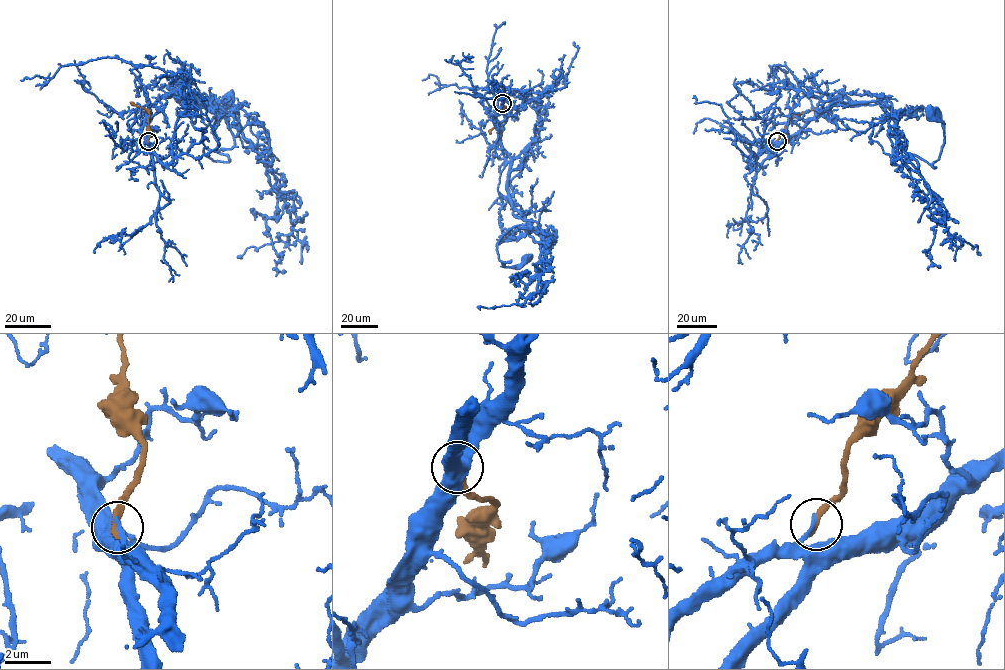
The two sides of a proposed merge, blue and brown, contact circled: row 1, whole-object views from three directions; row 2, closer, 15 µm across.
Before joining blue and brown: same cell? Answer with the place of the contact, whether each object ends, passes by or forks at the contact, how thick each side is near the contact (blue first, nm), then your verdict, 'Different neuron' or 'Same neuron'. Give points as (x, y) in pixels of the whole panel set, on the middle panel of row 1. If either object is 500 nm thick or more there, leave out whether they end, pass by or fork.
Place: (502, 103). At the ring blue ends. At the ring brown ends. Thickness 220 nm (blue) against 320 nm. Different neuron

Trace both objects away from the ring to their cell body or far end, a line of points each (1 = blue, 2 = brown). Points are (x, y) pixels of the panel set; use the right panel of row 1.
1: (777, 141), (833, 105), (877, 101), (894, 117), (894, 155), (913, 154), (934, 168), (944, 125), (930, 113)
2: (777, 141), (792, 118), (817, 110)

